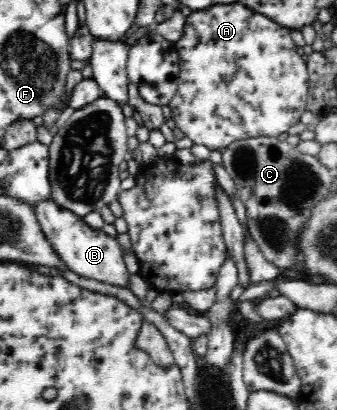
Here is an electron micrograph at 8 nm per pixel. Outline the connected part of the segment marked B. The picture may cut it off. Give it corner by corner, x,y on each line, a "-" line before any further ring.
50,195
43,196
42,199
31,200
30,205
47,241
69,265
72,272
120,287
126,285
129,272
124,262
124,251
116,237
112,237
98,228
90,227
84,216
62,207

